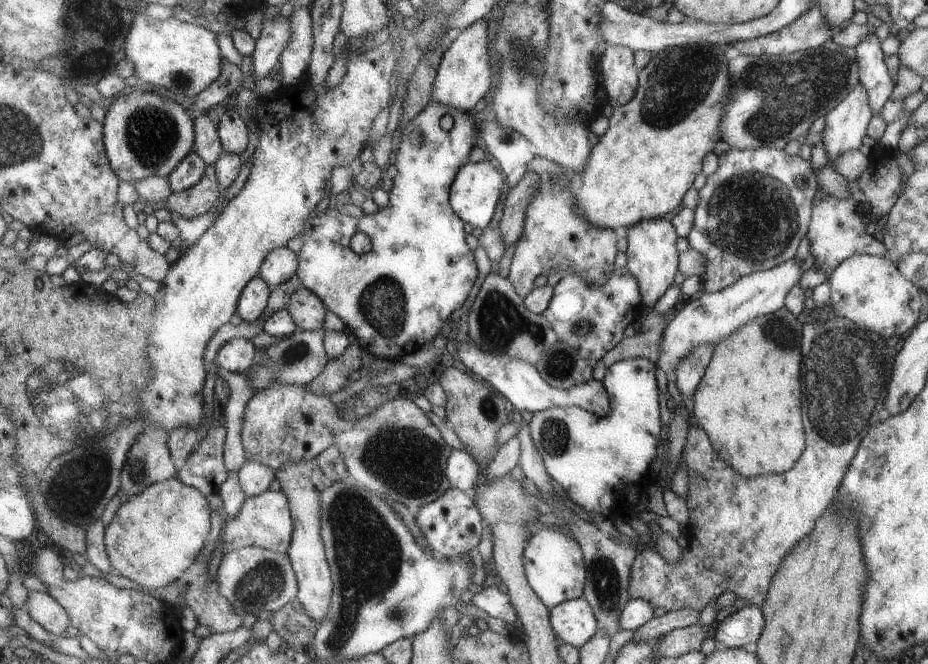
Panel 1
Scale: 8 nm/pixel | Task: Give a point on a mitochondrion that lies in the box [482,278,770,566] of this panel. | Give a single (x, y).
(554, 434)

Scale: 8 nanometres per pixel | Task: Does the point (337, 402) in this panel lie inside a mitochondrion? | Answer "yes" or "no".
no

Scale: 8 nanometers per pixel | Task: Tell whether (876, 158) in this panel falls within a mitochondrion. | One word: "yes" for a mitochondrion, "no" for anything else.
no

